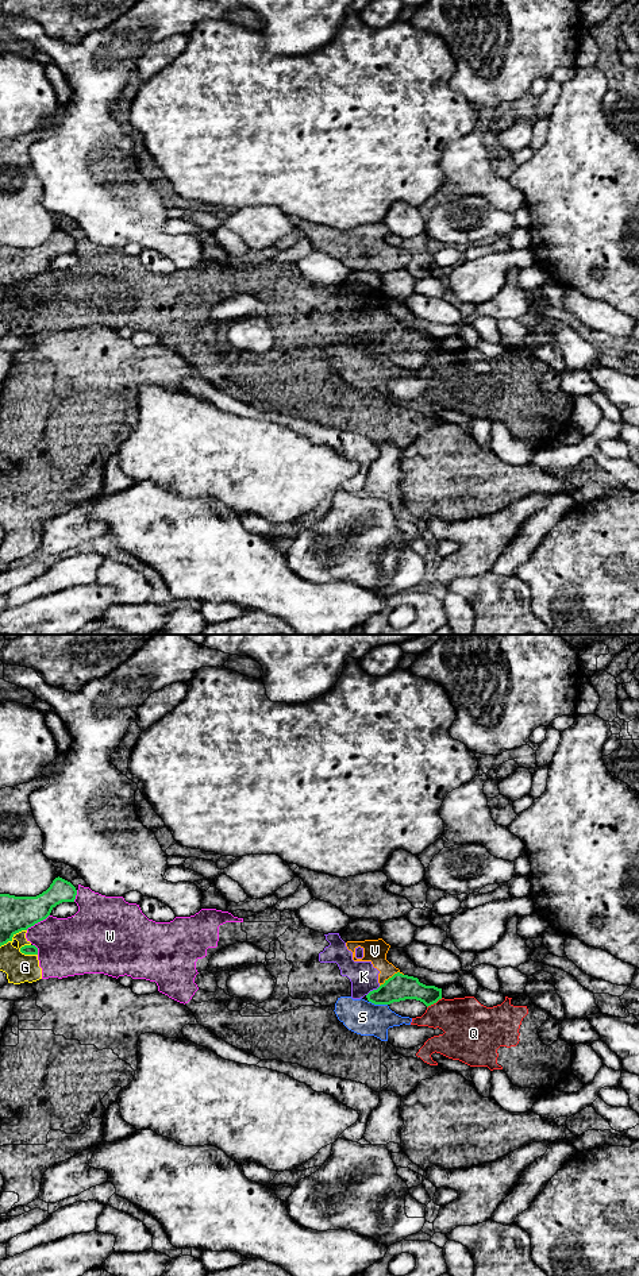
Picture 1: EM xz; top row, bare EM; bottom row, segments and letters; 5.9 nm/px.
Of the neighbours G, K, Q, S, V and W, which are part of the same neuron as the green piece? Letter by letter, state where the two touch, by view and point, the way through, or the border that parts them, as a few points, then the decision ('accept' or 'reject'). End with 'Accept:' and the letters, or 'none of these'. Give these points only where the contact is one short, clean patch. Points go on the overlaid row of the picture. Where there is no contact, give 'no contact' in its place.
G: xz (27, 953) | reject
K: xz (373, 990) | along xz (380, 986), (366, 995) | reject
Q: xz (434, 1002) | along xz (442, 998), (427, 1007) | reject
S: xz (378, 1003) | along xz (369, 1001), (377, 1005), (387, 1005) | reject
V: xz (392, 976) | along xz (403, 974), (395, 972), (380, 986) | reject
W: xz (37, 922) | reject
Accept: none of these

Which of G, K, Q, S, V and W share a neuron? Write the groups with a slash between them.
G K Q S V W

